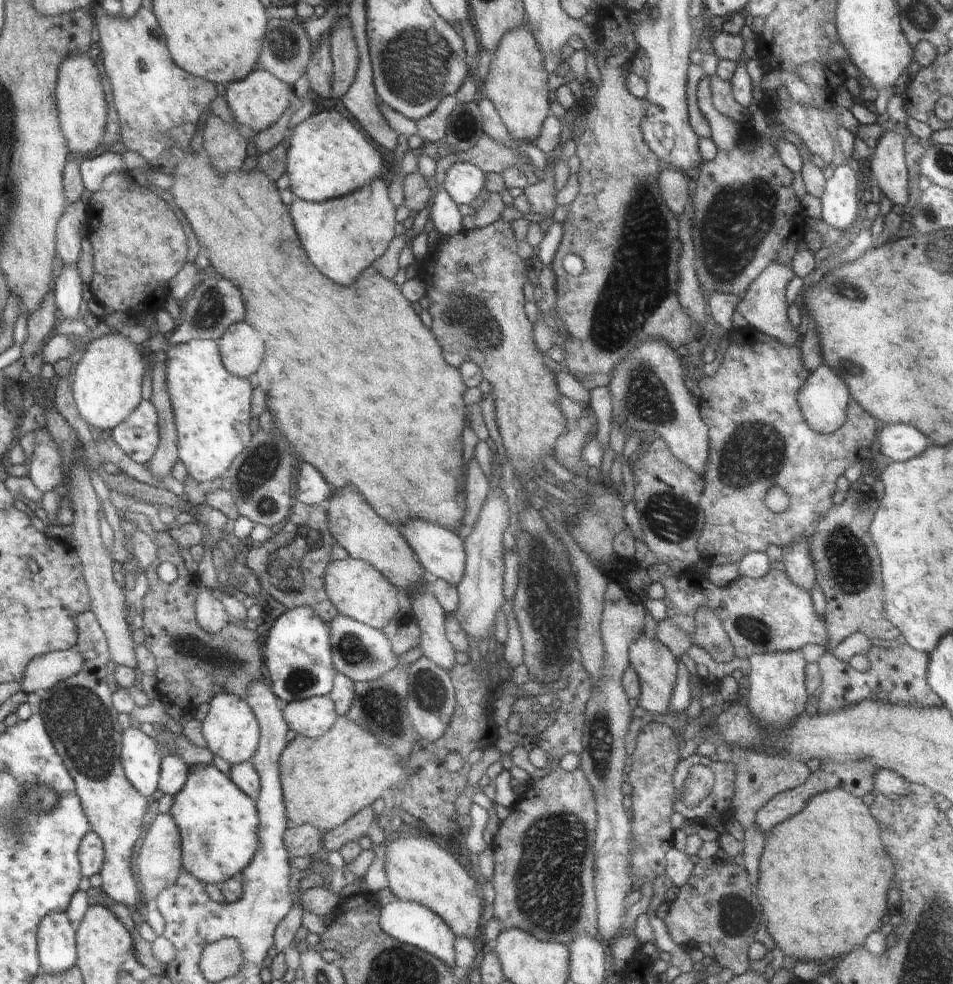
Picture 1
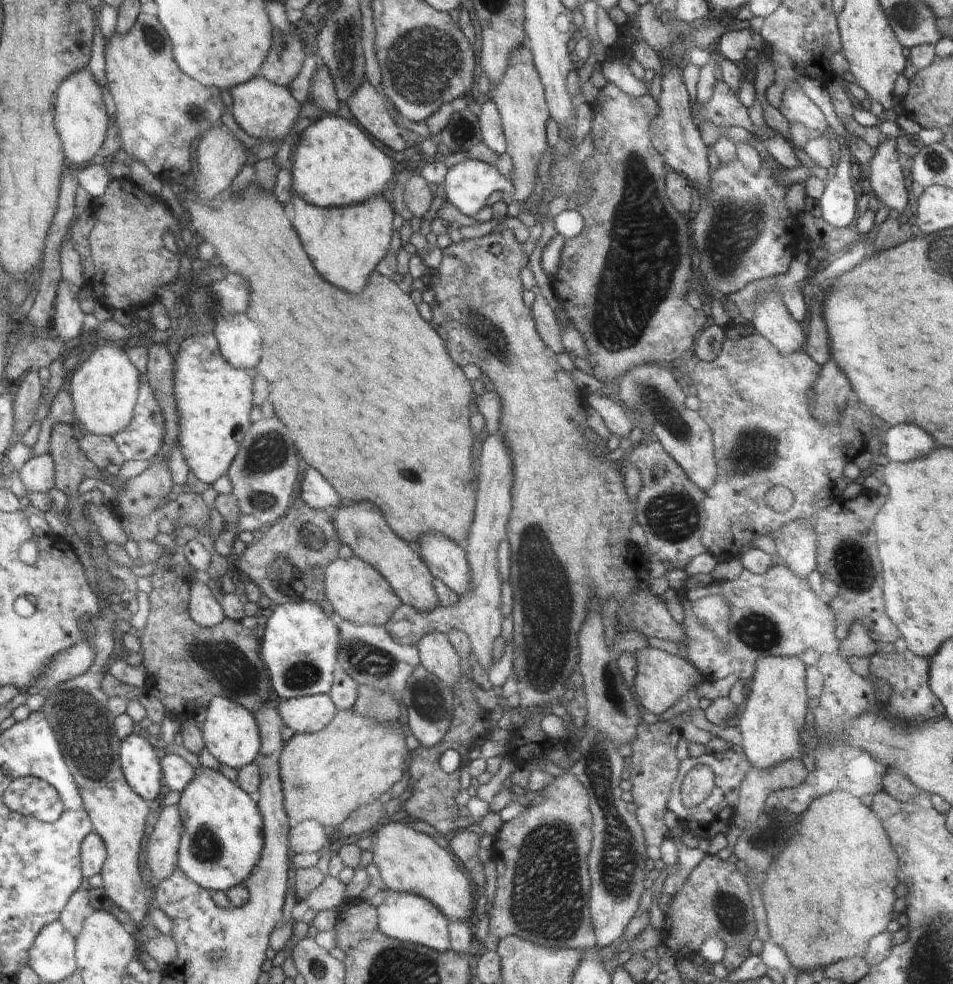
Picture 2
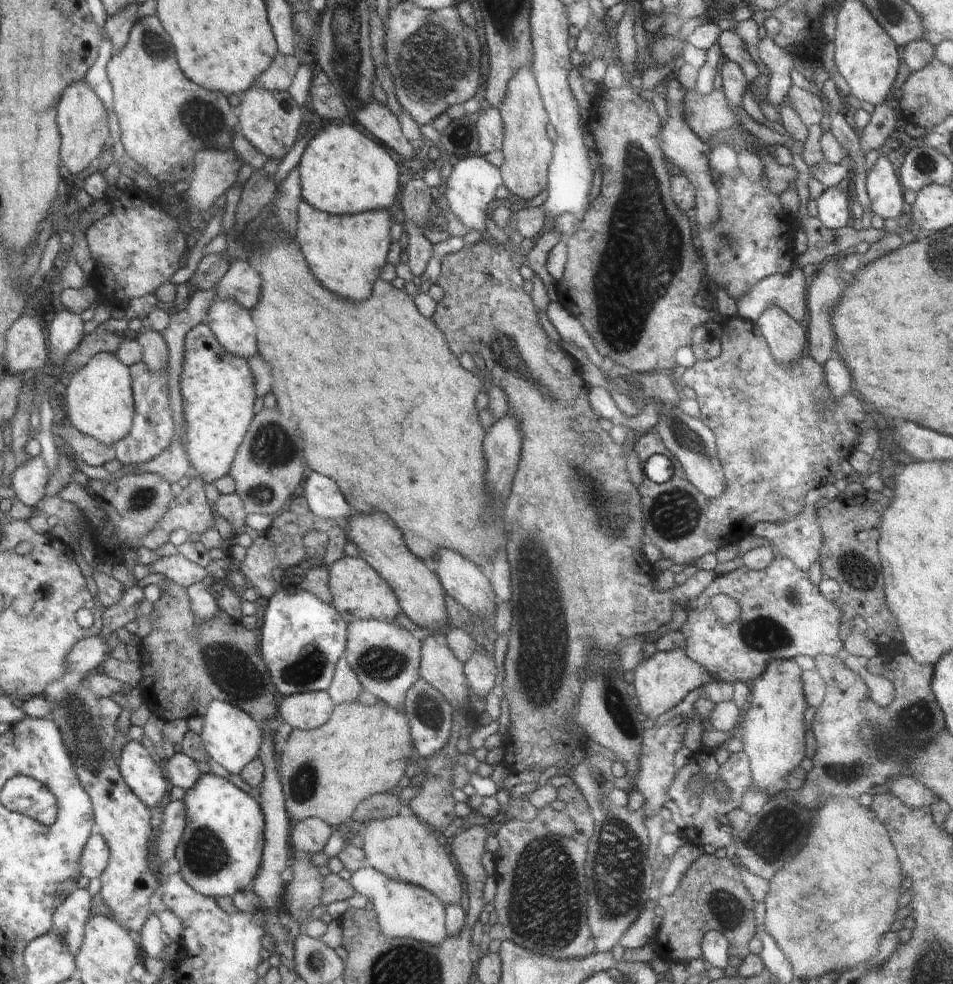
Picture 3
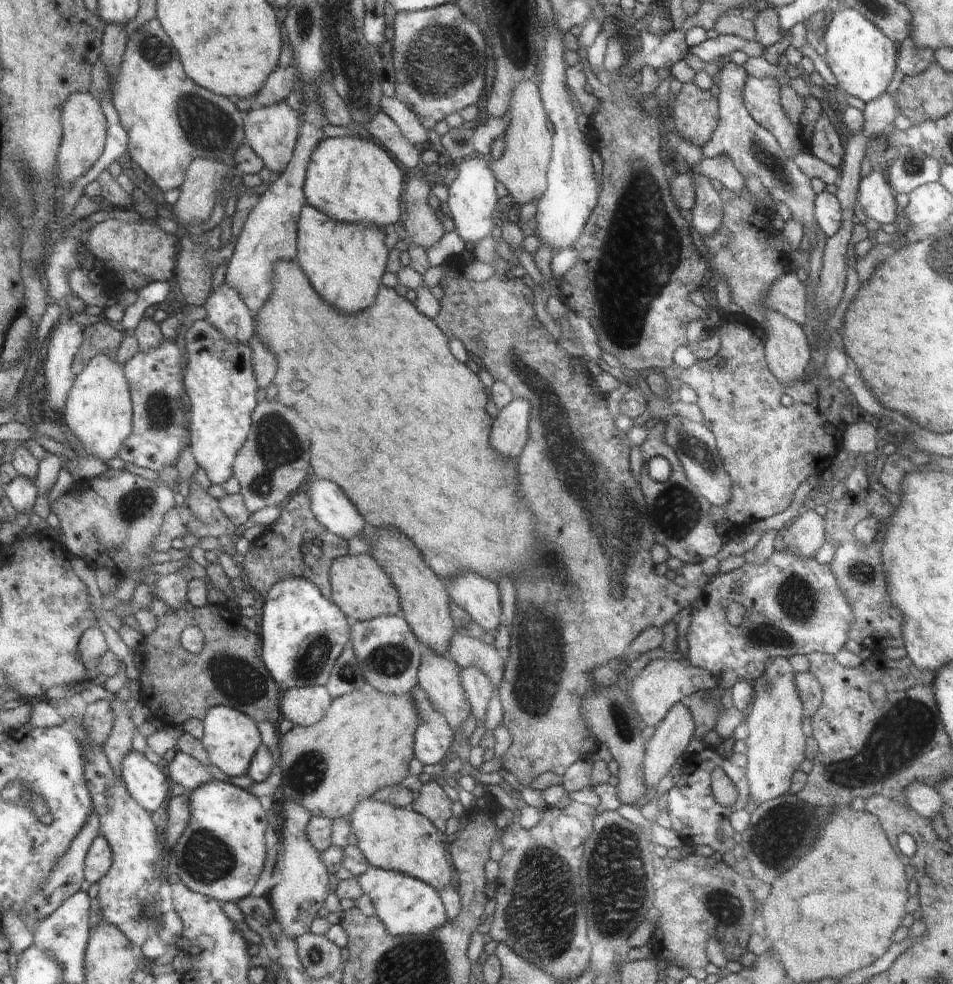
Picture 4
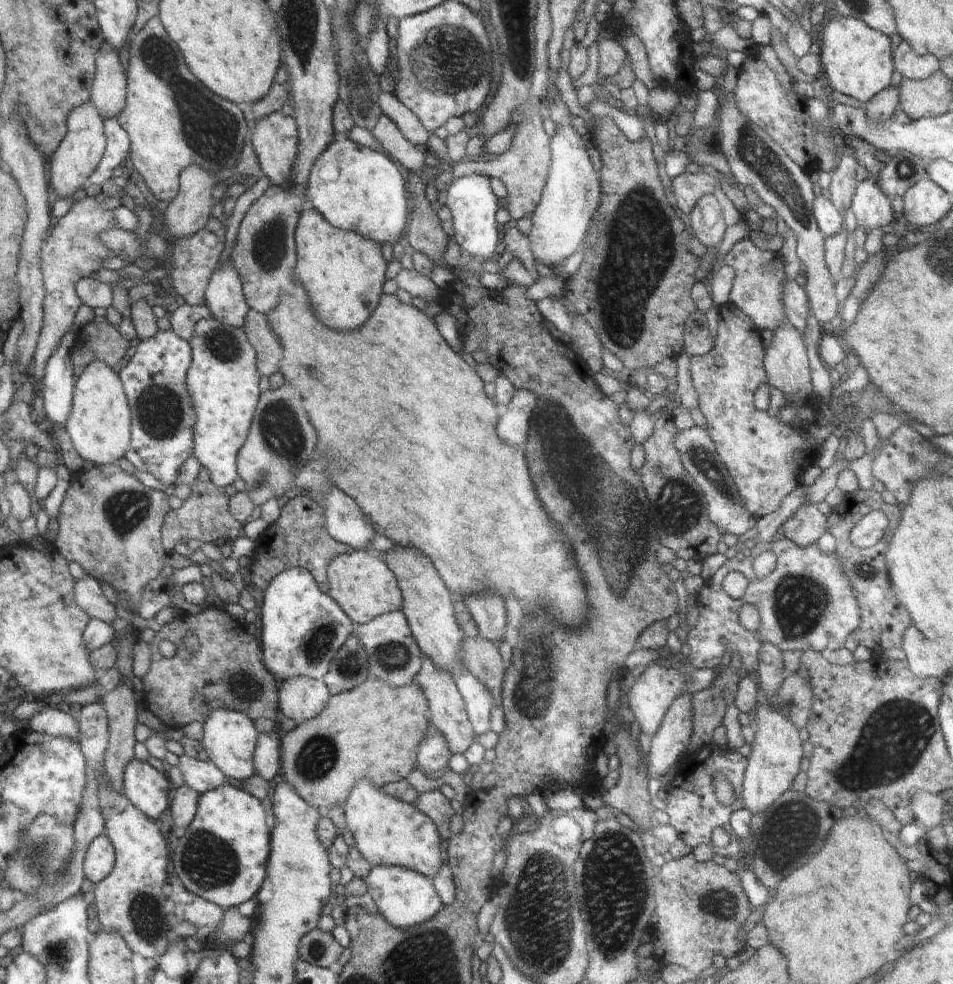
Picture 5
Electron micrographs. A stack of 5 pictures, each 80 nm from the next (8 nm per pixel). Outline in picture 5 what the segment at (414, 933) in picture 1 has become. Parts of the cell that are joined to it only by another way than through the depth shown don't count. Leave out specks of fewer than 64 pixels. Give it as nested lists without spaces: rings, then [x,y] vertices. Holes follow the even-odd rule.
[[[373,865],[365,881],[378,912],[397,929],[422,925],[434,919],[444,908],[432,880],[415,870],[398,865]]]

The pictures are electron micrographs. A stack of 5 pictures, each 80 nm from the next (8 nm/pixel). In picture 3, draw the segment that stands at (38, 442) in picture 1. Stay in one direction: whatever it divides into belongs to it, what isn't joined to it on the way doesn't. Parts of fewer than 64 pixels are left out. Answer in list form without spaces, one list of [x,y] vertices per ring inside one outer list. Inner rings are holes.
[[[41,454],[30,457],[16,467],[11,475],[11,487],[14,490],[14,500],[20,500],[22,504],[36,507],[38,501],[45,496],[45,488],[48,484],[51,472],[46,466]]]

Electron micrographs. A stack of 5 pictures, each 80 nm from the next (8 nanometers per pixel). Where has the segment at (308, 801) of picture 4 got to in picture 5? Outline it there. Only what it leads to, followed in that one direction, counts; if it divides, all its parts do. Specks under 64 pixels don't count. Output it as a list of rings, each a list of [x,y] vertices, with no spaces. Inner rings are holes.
[[[369,675],[360,686],[343,693],[338,693],[337,695],[331,695],[327,706],[318,717],[314,717],[310,721],[297,723],[293,730],[280,734],[281,770],[279,777],[285,779],[296,791],[296,794],[300,795],[300,798],[310,803],[311,806],[318,807],[321,814],[326,815],[331,806],[343,807],[347,802],[348,796],[352,793],[353,787],[363,779],[369,781],[372,786],[381,789],[388,783],[395,783],[398,782],[398,780],[404,781],[404,778],[408,778],[408,774],[414,770],[414,766],[417,766],[416,750],[419,750],[420,741],[423,741],[423,736],[425,730],[428,728],[428,724],[427,699],[418,686],[410,684],[404,685],[403,687],[393,687],[390,683]]]

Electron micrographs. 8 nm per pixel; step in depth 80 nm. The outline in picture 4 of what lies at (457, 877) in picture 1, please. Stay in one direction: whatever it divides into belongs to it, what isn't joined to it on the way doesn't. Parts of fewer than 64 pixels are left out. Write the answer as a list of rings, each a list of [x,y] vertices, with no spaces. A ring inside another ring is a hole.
[[[368,798],[355,806],[347,821],[358,840],[357,847],[373,867],[410,875],[428,883],[437,891],[454,886],[453,882],[450,882],[454,879],[450,874],[450,864],[446,860],[444,846],[440,846],[434,823],[426,815]]]

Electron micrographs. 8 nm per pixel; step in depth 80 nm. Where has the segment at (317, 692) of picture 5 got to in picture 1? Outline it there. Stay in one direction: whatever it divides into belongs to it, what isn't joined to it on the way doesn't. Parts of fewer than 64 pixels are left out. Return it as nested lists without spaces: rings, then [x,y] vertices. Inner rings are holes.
[[[324,695],[284,705],[283,715],[294,732],[319,739],[332,729],[337,718],[335,701]]]

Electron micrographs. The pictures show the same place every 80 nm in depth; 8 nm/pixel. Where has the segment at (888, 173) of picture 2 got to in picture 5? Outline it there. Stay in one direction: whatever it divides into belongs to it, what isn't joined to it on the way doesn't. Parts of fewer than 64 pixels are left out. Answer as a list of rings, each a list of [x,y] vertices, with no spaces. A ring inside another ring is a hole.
[[[869,176],[857,184],[851,208],[857,224],[864,225],[867,230],[892,224],[896,220],[891,200],[883,193],[876,176]]]

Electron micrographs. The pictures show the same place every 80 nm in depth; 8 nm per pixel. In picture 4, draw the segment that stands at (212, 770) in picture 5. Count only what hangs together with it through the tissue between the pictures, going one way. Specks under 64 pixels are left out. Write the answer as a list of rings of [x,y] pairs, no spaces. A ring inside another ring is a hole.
[[[180,750],[176,752],[172,762],[166,764],[166,768],[171,774],[172,780],[184,786],[186,792],[189,793],[202,788],[208,781],[214,781],[203,763]]]

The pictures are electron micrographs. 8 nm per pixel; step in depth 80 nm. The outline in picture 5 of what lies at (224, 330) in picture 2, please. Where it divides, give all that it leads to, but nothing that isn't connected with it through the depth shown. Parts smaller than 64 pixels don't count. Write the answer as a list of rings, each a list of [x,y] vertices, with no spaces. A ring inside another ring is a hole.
[[[231,258],[222,268],[216,268],[214,274],[209,280],[205,292],[205,305],[210,310],[212,316],[226,327],[232,327],[244,330],[245,321],[248,318],[247,302],[244,302],[242,296],[242,287],[240,286],[240,277],[237,270],[232,266]]]

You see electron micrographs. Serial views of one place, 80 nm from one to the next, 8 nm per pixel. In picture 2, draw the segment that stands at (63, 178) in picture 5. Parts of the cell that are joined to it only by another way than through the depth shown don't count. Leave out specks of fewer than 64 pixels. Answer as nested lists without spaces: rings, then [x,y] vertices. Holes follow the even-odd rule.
[[[88,65],[75,70],[59,86],[55,100],[55,125],[58,127],[59,137],[64,141],[63,152],[68,155],[71,168],[79,169],[80,164],[90,162],[100,150],[108,130],[108,116],[104,110],[100,88],[90,74]]]

